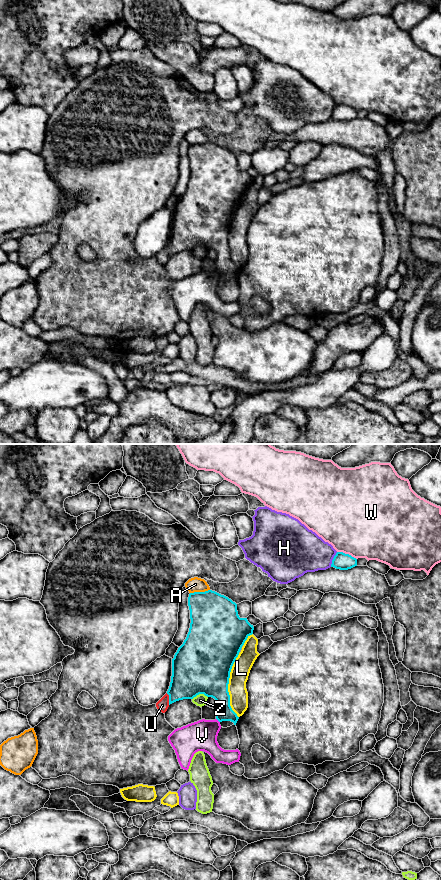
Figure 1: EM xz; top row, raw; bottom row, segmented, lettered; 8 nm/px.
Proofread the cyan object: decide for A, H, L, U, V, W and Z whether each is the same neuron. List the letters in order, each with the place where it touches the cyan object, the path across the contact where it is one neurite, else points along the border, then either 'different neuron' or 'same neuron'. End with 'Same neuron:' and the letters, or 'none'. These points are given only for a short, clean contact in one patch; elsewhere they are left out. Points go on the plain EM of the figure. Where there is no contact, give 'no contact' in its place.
A: meets cyan in xz at (199, 144); different neuron
H: meets cyan in xz at (333, 111); different neuron
L: meets cyan in xz at (227, 237); different neuron
U: meets cyan in xz at (169, 251); different neuron
V: meets cyan in xz at (217, 271); border along xz (216, 270), (219, 274); different neuron
W: meets cyan in xz at (347, 106); different neuron
Z: meets cyan in xz at (199, 245); different neuron
Same neuron: none

